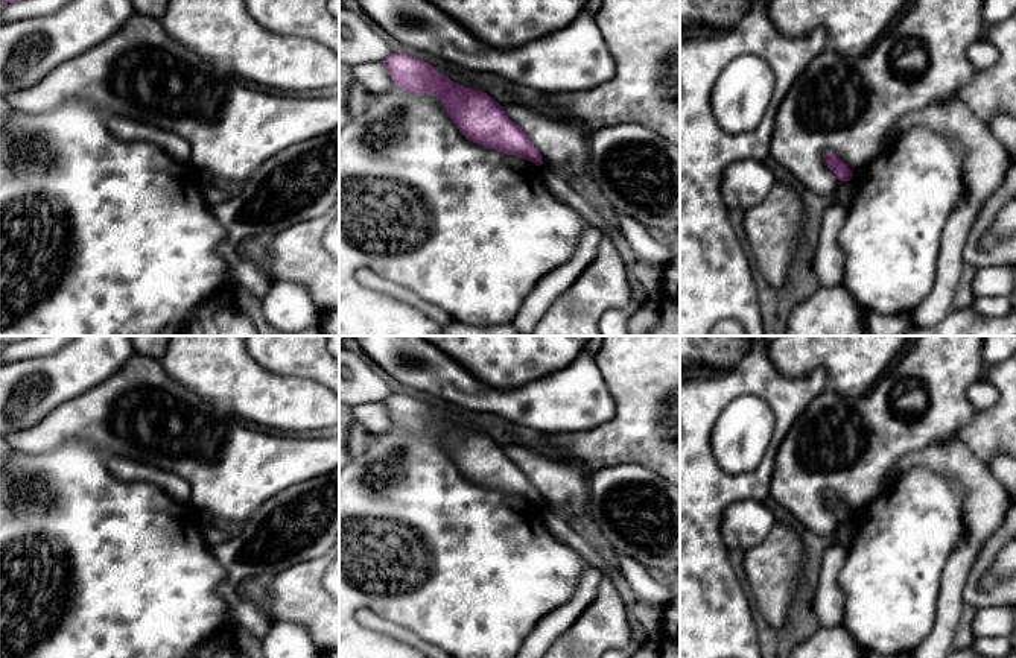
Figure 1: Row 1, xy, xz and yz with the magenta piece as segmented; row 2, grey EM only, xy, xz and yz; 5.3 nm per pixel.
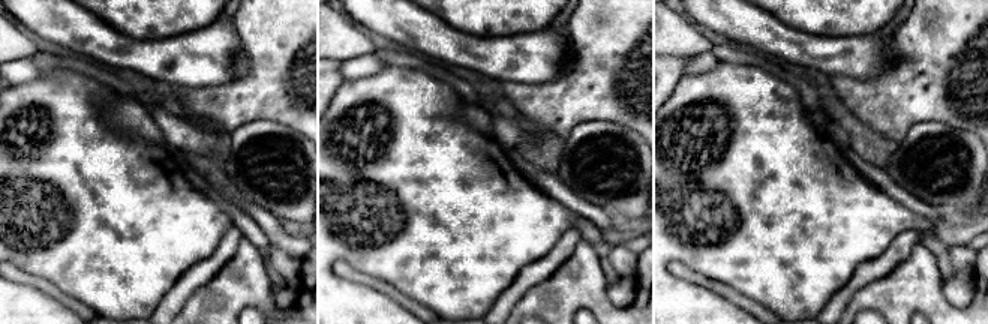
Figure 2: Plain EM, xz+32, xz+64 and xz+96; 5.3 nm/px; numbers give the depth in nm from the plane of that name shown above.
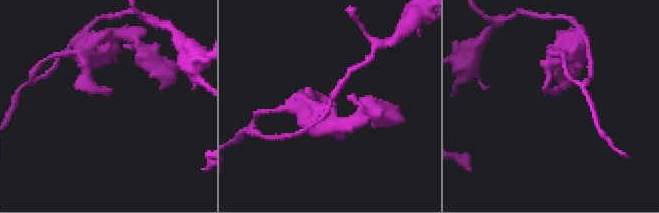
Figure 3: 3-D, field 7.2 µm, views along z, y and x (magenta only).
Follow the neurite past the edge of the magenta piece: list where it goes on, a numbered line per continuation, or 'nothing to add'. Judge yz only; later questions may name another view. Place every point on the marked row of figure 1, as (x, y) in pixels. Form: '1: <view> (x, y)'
nothing to add

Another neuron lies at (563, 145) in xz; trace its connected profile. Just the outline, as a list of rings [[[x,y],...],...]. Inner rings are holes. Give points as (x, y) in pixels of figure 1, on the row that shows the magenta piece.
[[[505,105],[503,111],[538,149],[545,166],[563,176],[587,172],[590,132],[581,125],[551,112],[537,112],[526,105]]]

